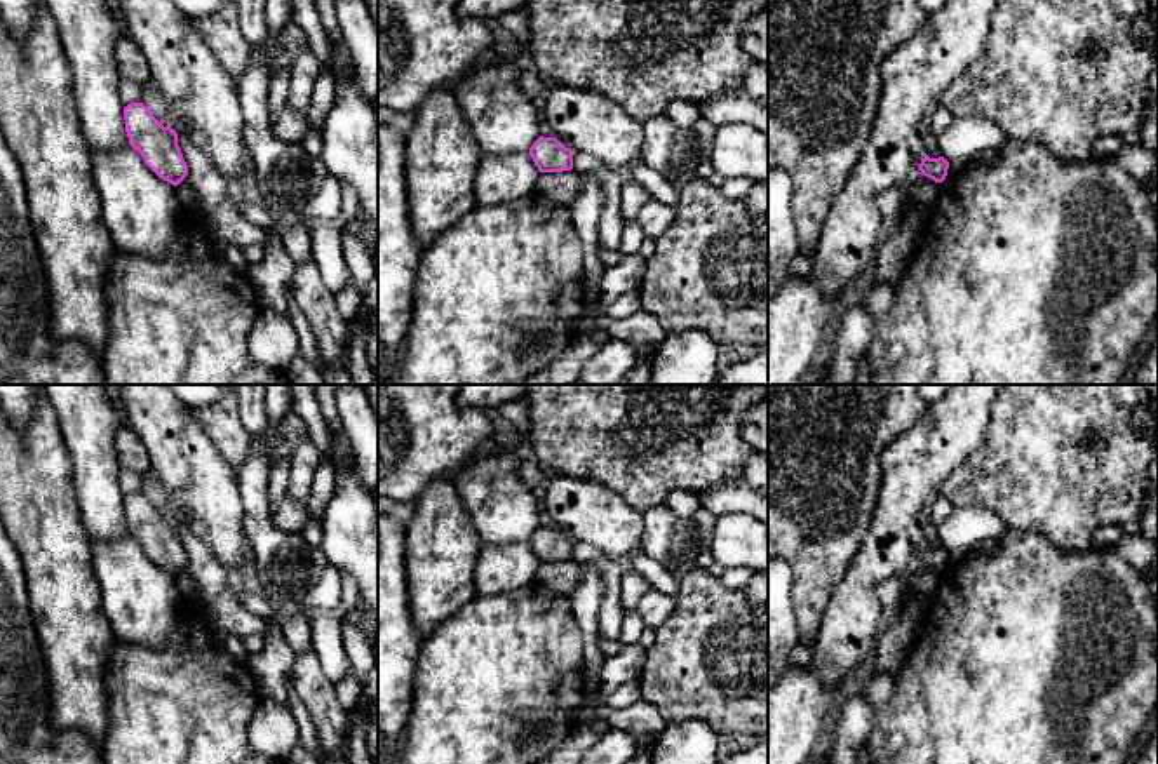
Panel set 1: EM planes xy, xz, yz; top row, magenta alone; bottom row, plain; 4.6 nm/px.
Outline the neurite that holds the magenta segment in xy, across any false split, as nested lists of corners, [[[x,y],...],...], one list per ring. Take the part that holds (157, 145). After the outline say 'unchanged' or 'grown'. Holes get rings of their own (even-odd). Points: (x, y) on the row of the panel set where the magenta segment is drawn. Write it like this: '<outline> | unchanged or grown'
[[[143,103],[127,104],[124,120],[129,144],[158,178],[178,186],[186,178],[188,167],[176,131],[164,127]]] | unchanged

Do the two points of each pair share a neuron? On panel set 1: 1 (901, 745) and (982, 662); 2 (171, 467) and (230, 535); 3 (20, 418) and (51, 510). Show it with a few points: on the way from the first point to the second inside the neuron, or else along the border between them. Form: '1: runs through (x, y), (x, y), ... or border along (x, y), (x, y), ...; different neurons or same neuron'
1: runs through (922, 728), (967, 683); same neuron
2: runs through (192, 465), (195, 479), (220, 512); same neuron
3: border along (37, 402), (33, 418), (18, 432); different neurons

